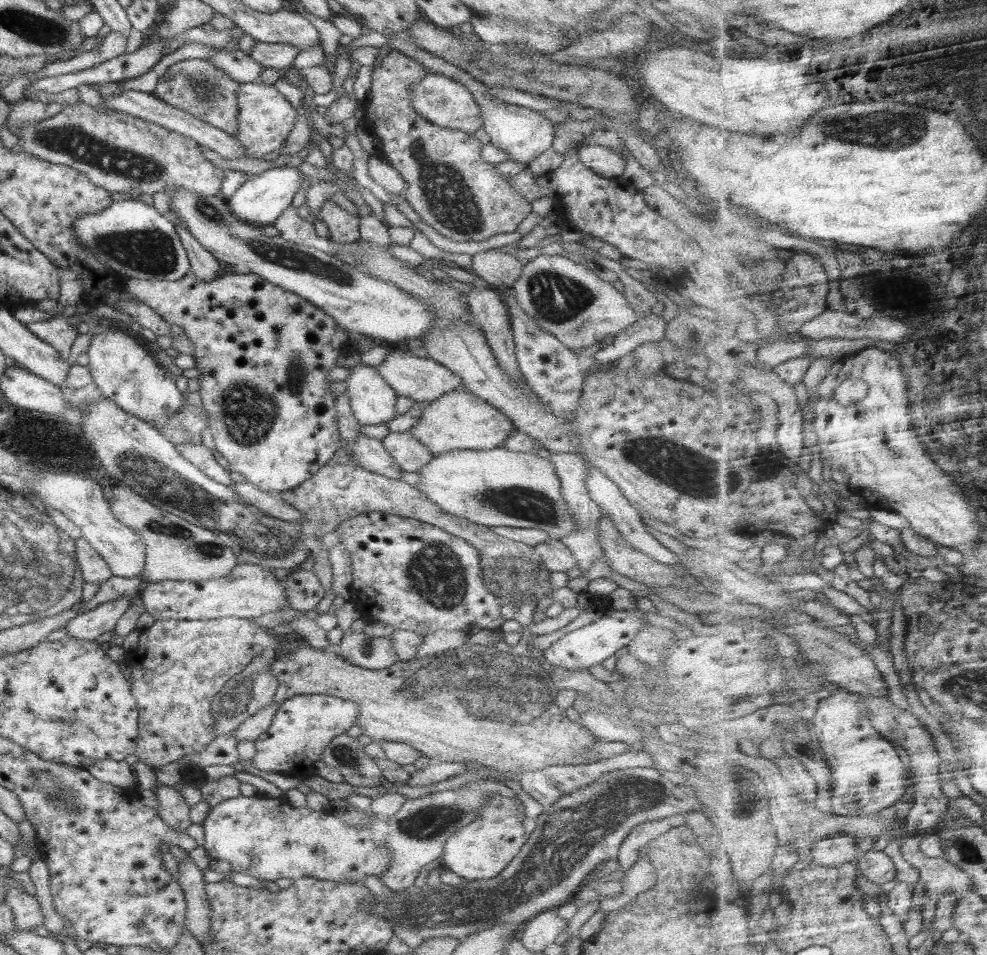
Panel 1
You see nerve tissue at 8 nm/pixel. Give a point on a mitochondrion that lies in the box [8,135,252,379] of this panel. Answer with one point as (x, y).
(150, 251)

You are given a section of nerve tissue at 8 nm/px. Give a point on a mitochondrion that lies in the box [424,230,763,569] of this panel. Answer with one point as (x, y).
(696, 474)

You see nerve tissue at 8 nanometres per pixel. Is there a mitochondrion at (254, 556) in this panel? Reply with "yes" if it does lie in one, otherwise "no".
yes

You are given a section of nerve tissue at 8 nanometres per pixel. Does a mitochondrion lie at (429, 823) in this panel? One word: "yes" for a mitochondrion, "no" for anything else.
yes

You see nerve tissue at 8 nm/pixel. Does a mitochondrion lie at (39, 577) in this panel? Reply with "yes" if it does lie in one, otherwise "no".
yes

